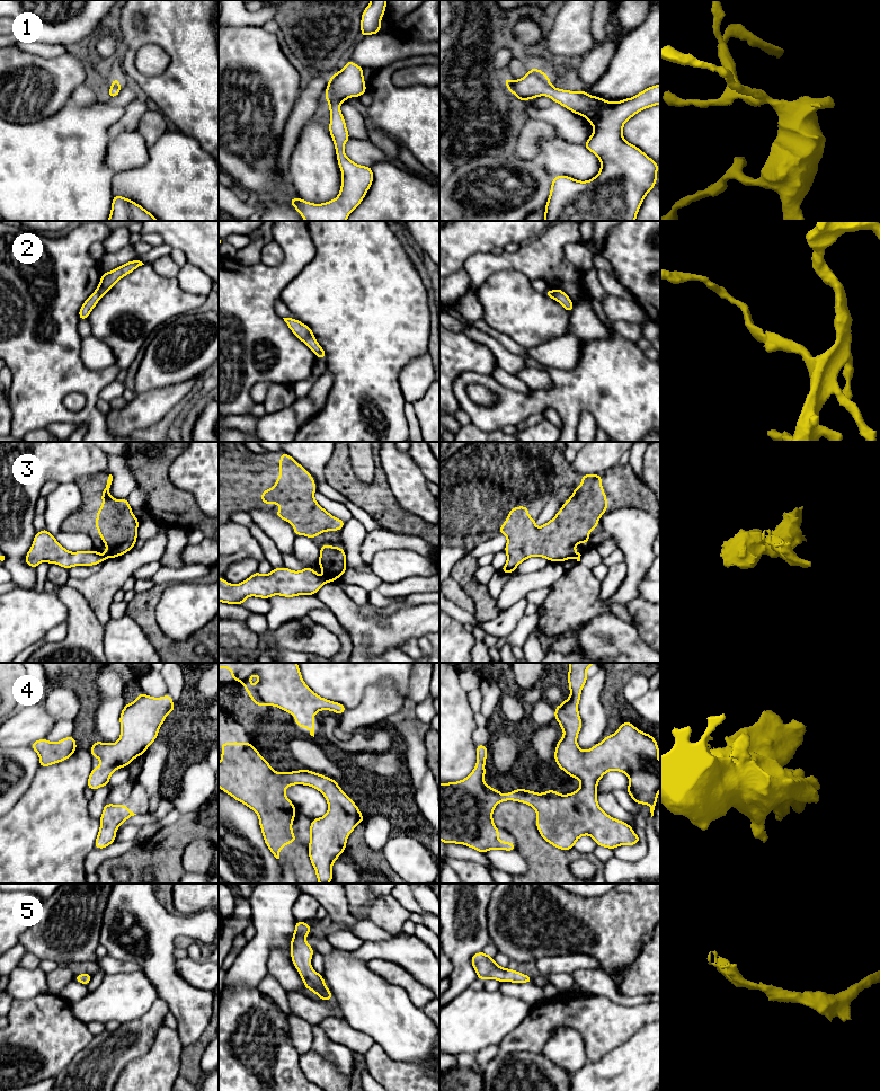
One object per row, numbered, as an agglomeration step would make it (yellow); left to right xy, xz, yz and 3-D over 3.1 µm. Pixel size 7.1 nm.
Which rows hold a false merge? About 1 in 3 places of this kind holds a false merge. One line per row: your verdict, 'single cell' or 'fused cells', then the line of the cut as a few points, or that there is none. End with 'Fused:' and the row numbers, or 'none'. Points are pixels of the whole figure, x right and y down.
1: single cell; cut none
2: single cell; cut none
3: fused cells; cut xz (322, 577), (326, 582)
4: single cell; cut none
5: single cell; cut none
Fused: 3

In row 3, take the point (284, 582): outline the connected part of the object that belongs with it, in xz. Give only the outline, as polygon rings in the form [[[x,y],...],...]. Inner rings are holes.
[[[286,567],[273,568],[267,575],[261,575],[257,570],[240,584],[229,584],[224,578],[219,578],[219,602],[245,605],[249,596],[268,600],[274,595],[315,595],[325,583],[325,578],[311,567],[300,571]]]

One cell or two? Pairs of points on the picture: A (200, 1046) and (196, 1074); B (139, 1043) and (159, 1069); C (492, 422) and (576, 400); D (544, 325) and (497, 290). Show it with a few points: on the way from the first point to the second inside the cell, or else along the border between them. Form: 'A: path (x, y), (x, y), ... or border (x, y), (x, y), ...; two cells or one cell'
A: path (194, 1053), (194, 1067); one cell
B: border (159, 1028), (151, 1047), (125, 1067); two cells
C: path (513, 407), (530, 405), (539, 400), (556, 400); one cell
D: path (533, 319), (520, 312), (508, 301); one cell

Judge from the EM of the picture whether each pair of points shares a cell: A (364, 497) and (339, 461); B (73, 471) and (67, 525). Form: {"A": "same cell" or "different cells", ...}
{"A": "same cell", "B": "different cells"}

